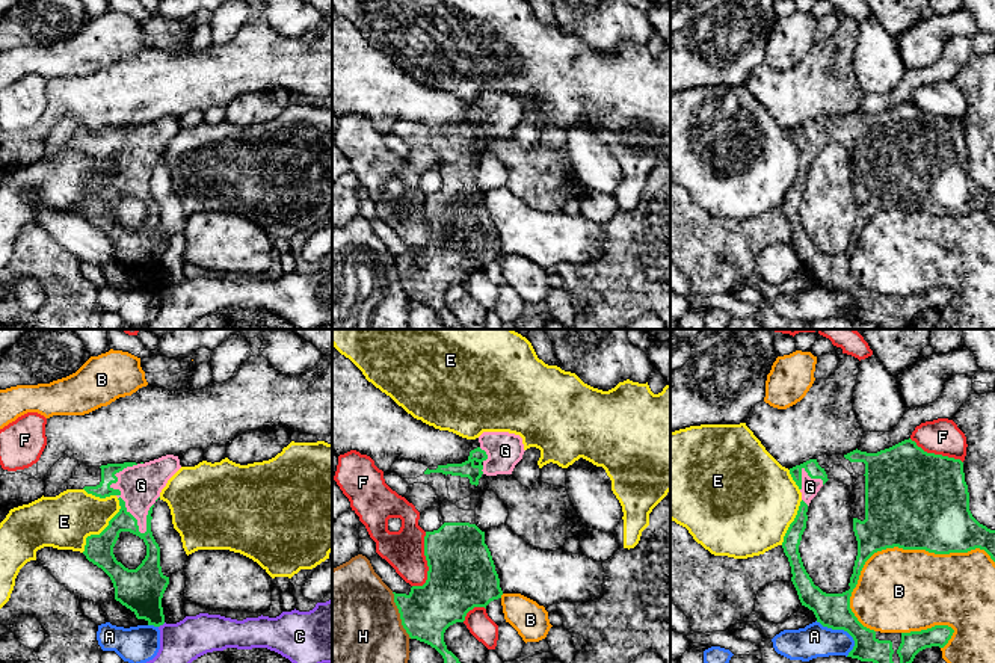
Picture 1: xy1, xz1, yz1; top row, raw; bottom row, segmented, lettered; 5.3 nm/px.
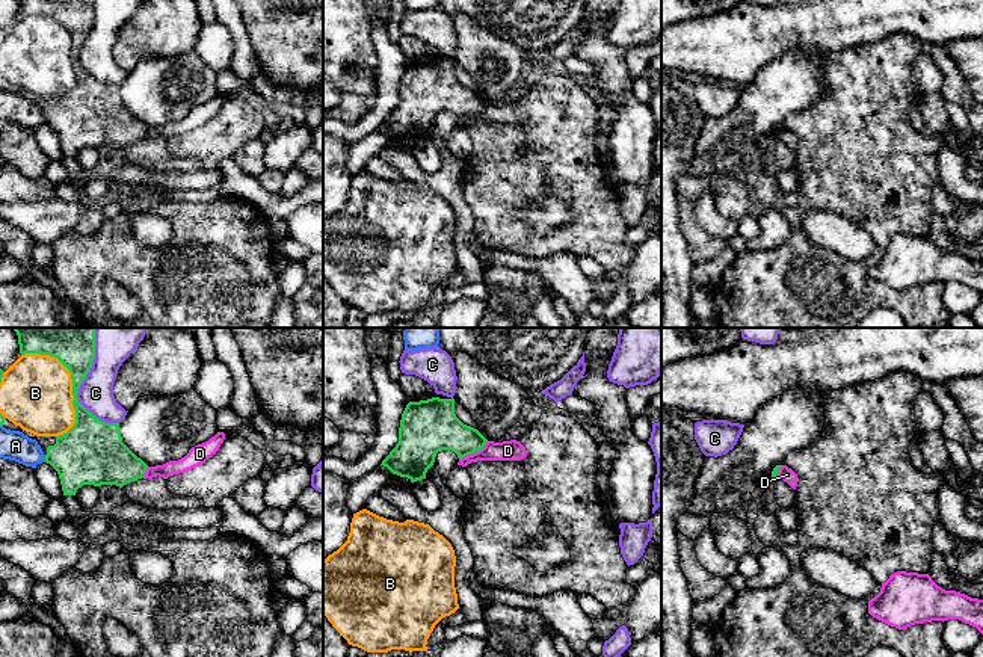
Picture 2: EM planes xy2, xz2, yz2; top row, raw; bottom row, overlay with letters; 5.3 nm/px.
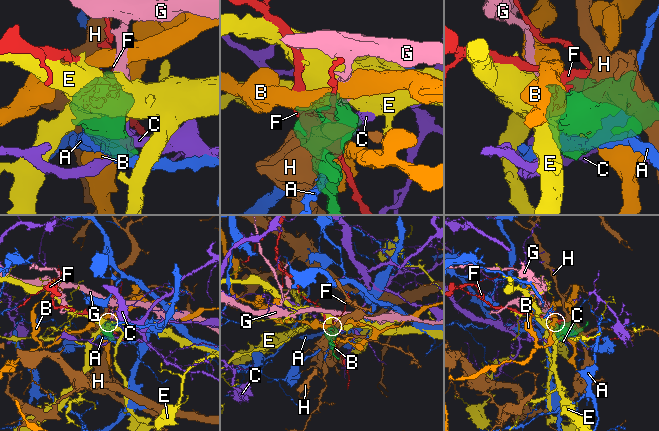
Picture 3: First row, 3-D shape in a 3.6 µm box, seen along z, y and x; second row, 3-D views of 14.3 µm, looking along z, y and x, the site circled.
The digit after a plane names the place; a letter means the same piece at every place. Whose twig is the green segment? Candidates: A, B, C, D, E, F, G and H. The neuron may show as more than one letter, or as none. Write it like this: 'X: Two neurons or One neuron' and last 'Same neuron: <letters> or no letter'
A: Two neurons
B: Two neurons
C: Two neurons
D: Two neurons
E: Two neurons
F: Two neurons
G: One neuron
H: Two neurons
Same neuron: G

